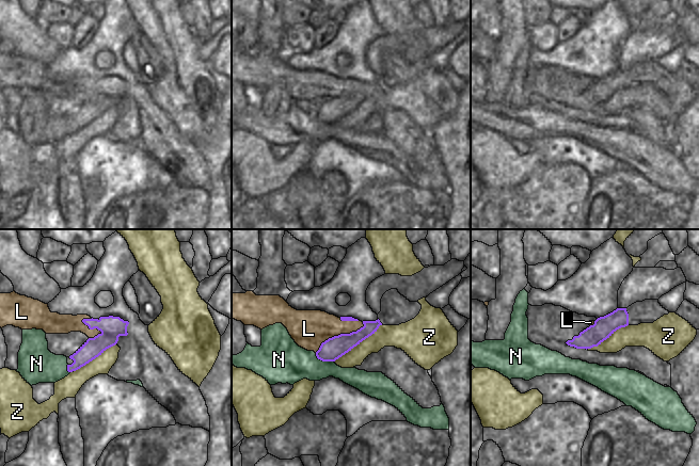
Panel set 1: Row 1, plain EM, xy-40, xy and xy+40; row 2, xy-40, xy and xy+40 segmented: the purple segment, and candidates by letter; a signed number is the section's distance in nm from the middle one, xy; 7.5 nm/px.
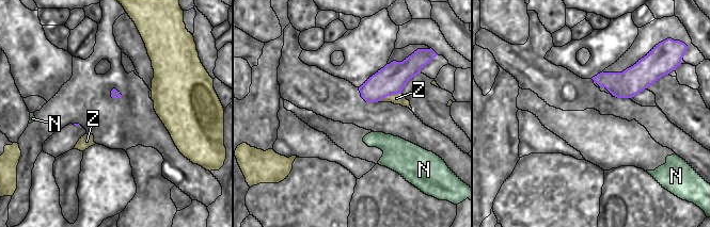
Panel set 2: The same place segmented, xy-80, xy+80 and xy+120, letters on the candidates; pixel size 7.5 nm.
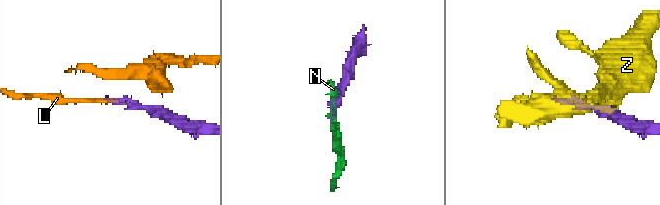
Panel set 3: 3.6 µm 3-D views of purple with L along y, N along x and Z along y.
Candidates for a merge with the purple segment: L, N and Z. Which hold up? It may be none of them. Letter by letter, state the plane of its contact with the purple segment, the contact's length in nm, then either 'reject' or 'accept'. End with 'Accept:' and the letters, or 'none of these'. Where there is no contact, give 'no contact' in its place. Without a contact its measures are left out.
L: meets purple in xy; contact 440 nm long; reject
N: meets purple in xy; contact 160 nm long; reject
Z: meets purple in xy; contact 460 nm long; reject
Accept: none of these

